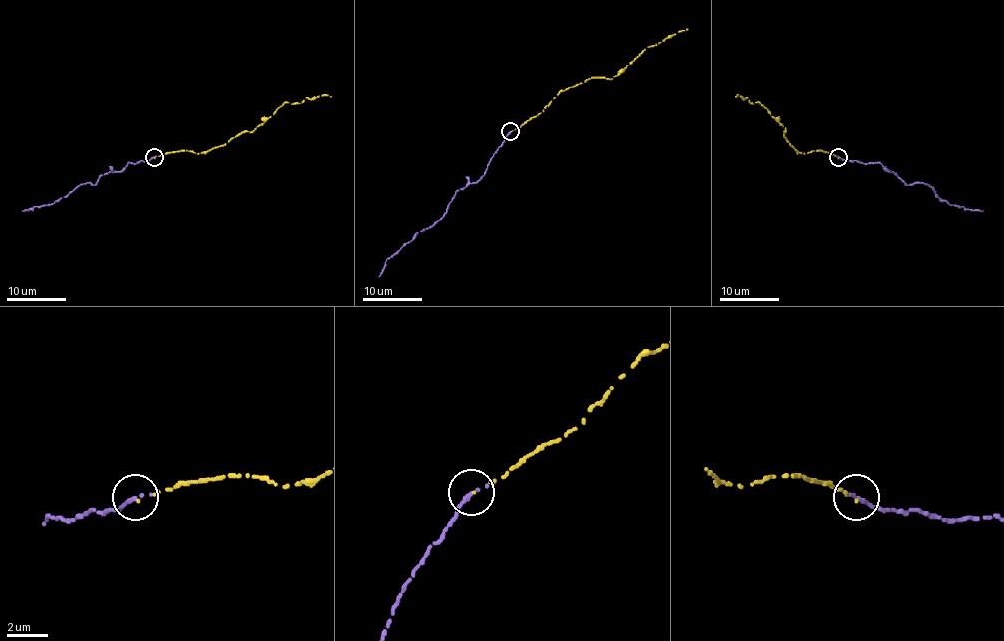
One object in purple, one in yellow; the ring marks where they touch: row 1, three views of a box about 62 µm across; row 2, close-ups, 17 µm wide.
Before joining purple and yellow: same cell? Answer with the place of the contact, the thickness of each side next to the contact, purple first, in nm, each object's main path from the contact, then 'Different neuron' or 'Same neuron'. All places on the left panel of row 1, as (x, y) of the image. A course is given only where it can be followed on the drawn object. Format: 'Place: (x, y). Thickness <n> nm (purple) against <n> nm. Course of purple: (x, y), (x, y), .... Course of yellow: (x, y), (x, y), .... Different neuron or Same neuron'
Place: (154, 157). Thickness 240 nm (purple) against 90 nm. Course of purple: (153, 156), (149, 161), (128, 164), (121, 171), (101, 174), (96, 184), (85, 183), (48, 205), (23, 211). Course of yellow: (155, 158), (182, 150), (203, 153), (246, 131), (252, 132), (284, 103), (302, 103), (318, 95), (330, 97). Same neuron

